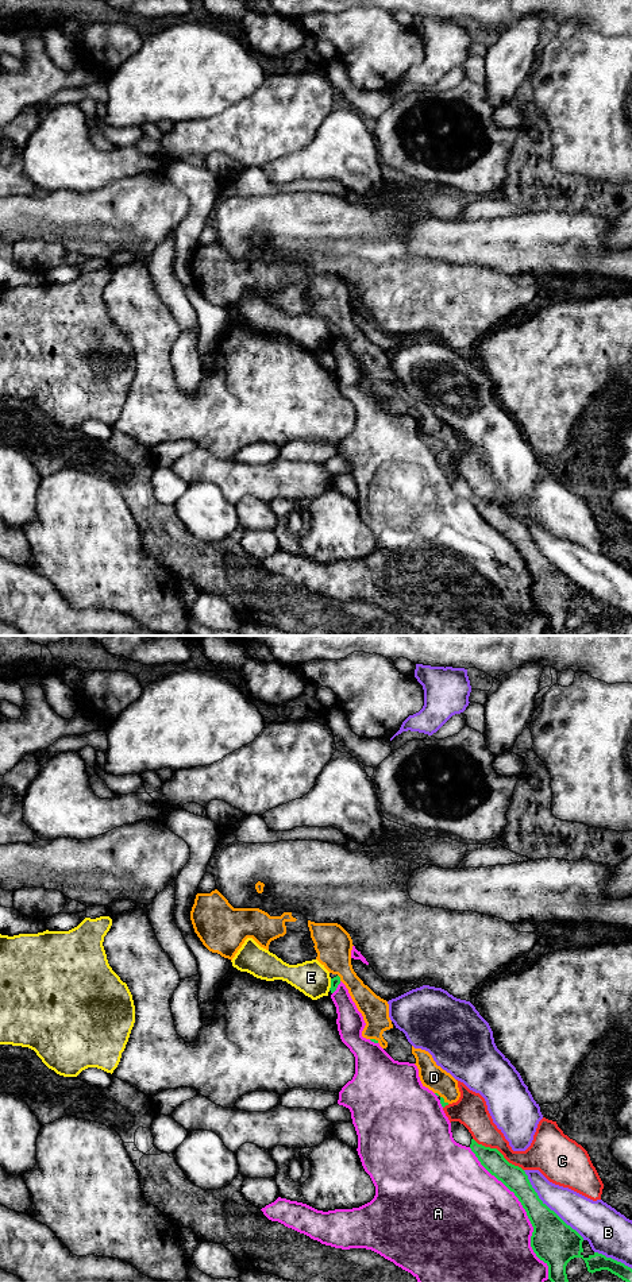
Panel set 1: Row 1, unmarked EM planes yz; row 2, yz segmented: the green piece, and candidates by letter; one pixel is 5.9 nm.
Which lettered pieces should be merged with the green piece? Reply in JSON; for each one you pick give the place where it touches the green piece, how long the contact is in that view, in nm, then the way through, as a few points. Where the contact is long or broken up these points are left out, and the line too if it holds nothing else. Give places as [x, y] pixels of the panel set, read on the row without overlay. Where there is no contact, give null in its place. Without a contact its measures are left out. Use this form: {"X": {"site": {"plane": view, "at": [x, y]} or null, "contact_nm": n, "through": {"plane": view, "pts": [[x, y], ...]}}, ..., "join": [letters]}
{"D": {"site": {"plane": "yz", "at": [339, 329]}, "contact_nm": 40}, "join": ["D"]}

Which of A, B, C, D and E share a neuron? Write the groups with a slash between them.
A / B / C / D / E

